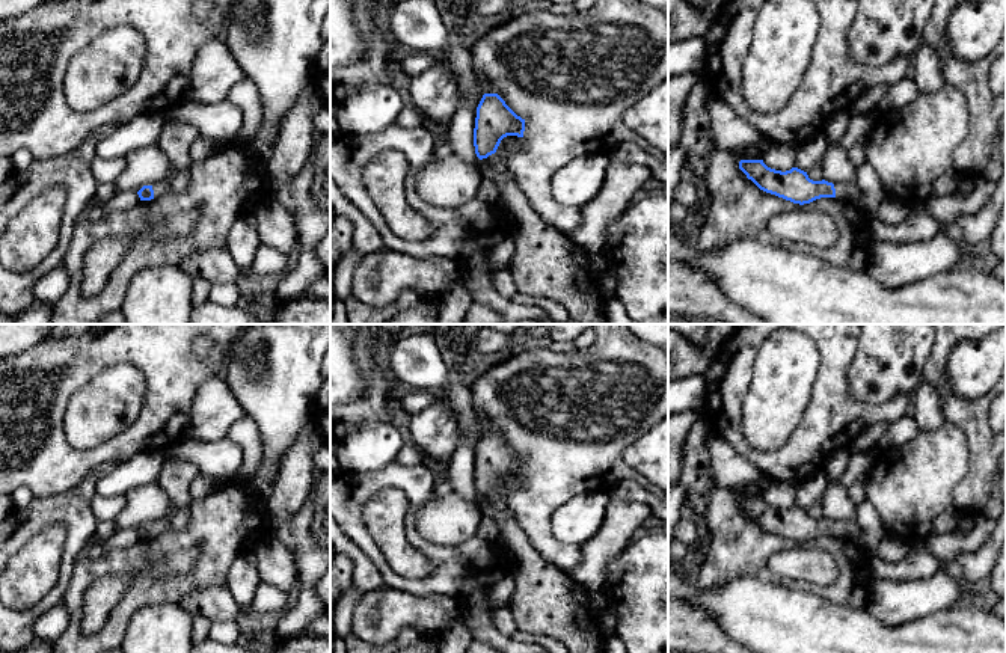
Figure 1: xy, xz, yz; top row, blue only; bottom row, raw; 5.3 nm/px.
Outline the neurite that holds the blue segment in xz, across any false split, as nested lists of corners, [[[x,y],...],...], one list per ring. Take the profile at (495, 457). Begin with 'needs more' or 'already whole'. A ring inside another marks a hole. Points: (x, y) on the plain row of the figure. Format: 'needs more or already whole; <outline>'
needs more; [[[498,431],[483,433],[477,445],[474,484],[483,513],[498,522],[499,537],[510,549],[516,588],[508,606],[513,611],[517,627],[555,638],[569,653],[605,653],[608,638],[605,636],[600,612],[591,605],[591,591],[544,559],[496,492],[504,475],[523,475],[523,469],[525,457],[517,454]]]

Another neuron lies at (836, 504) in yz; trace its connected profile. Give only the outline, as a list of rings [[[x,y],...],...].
[[[828,483],[819,499],[825,519],[833,522],[855,519],[857,505],[849,498],[848,489],[843,484]]]

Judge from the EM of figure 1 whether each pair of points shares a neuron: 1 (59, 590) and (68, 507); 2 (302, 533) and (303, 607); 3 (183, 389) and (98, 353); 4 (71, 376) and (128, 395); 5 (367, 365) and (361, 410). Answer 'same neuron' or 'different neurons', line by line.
1: same neuron
2: same neuron
3: same neuron
4: different neurons
5: same neuron

